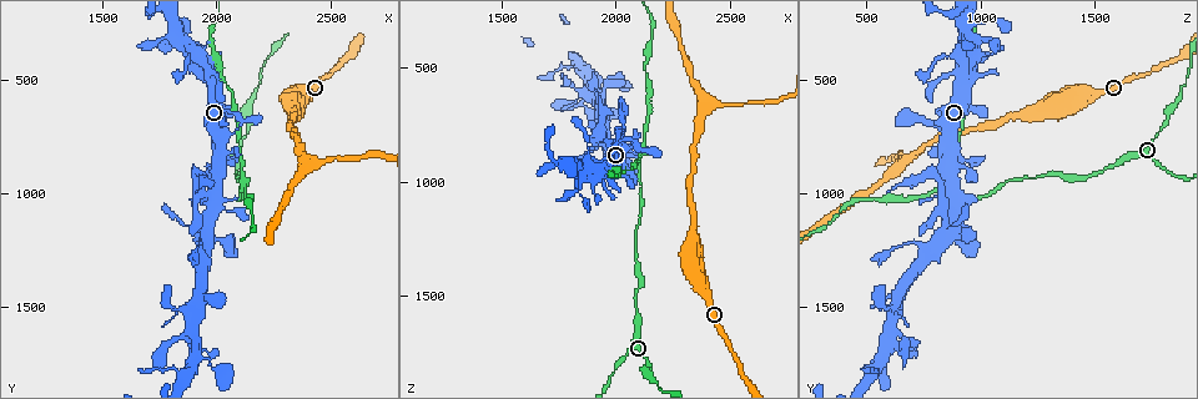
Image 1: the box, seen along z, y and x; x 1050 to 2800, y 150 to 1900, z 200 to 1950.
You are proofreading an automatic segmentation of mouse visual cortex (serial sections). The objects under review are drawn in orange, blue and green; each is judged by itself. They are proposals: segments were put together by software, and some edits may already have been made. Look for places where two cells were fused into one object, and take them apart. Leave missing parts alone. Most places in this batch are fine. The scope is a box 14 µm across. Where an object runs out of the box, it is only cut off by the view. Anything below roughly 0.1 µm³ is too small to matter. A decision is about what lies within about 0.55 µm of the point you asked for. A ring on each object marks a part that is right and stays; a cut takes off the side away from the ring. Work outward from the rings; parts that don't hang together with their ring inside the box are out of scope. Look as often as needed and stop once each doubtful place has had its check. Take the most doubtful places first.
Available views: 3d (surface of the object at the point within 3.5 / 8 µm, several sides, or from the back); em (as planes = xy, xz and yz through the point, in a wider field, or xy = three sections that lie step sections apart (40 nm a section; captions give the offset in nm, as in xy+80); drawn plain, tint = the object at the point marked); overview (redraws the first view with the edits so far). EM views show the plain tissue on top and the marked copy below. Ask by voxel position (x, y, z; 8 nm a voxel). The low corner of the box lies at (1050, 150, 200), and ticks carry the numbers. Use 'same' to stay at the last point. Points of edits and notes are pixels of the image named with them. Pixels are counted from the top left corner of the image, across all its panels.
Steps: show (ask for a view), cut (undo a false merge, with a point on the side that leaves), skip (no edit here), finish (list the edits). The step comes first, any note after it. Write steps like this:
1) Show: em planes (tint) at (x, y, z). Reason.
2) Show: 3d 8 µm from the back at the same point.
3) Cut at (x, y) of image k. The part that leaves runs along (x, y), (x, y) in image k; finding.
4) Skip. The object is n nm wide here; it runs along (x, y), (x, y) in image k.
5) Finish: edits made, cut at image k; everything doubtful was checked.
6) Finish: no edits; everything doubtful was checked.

Show: 3d 3.5 µm at (2490, 860, 670).

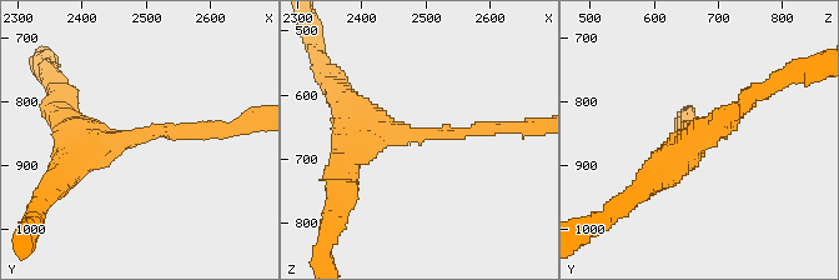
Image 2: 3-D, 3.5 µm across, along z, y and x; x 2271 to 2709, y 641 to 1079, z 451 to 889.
Show: em xy step 3 (tint) at (2505, 845, 665). The arms are 200, 400 nm wide.

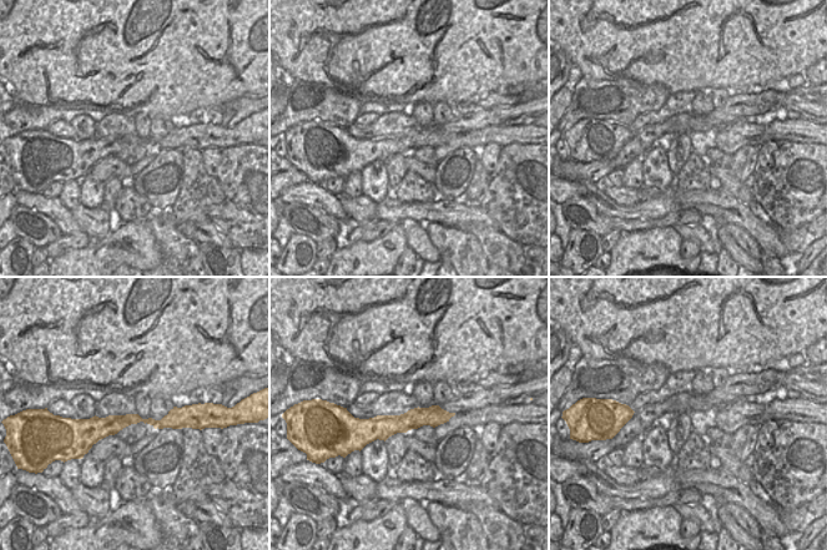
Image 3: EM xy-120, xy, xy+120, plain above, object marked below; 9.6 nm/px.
Skip. It runs along (182, 410), (164, 423), (77, 424) in image 3; continuous, no second cell.

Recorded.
Show: 3d 3.5 µm at (1930, 960, 810). Abrupt turn.

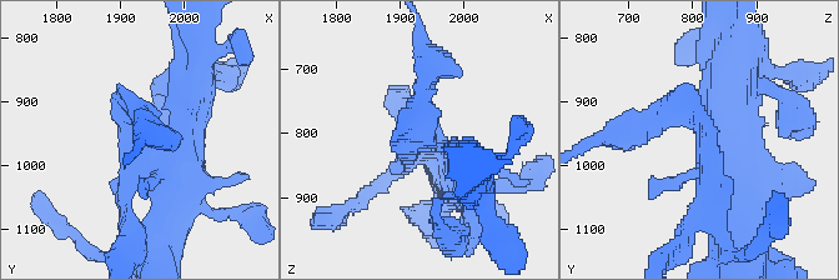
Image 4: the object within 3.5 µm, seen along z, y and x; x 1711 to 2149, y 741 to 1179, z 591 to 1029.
Show: em xy step 1 (tint) at (1935, 950, 820).

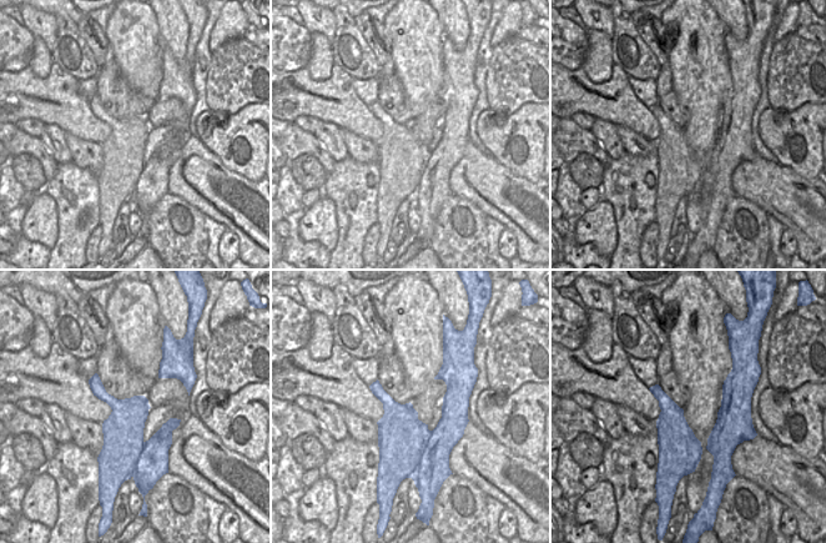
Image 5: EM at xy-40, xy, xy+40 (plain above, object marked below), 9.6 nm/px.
Skip. It runs along (735, 191), (701, 173), (694, 123), (637, 130) in image 4; continuous, no second cell.

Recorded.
Show: 3d 3.5 µm at (2110, 970, 860). Thin neck.

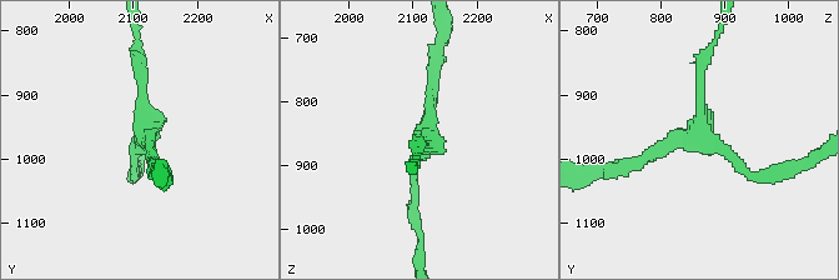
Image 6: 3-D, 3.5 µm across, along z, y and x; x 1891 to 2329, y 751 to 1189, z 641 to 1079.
Show: em xy step 2 (tint) at (2115, 955, 865). 3 arms meet here; the arms are 100, 150, 150 nm wide.

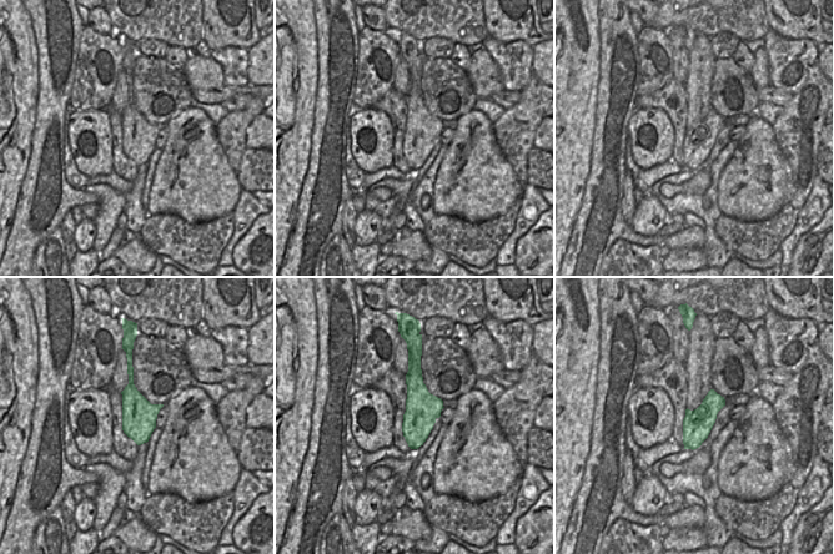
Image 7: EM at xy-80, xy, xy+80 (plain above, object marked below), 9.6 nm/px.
Skip. It runs along (415, 205), (433, 70) in image 6; all the same cell.

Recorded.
Finish: no edits; everything doubtful was checked.

